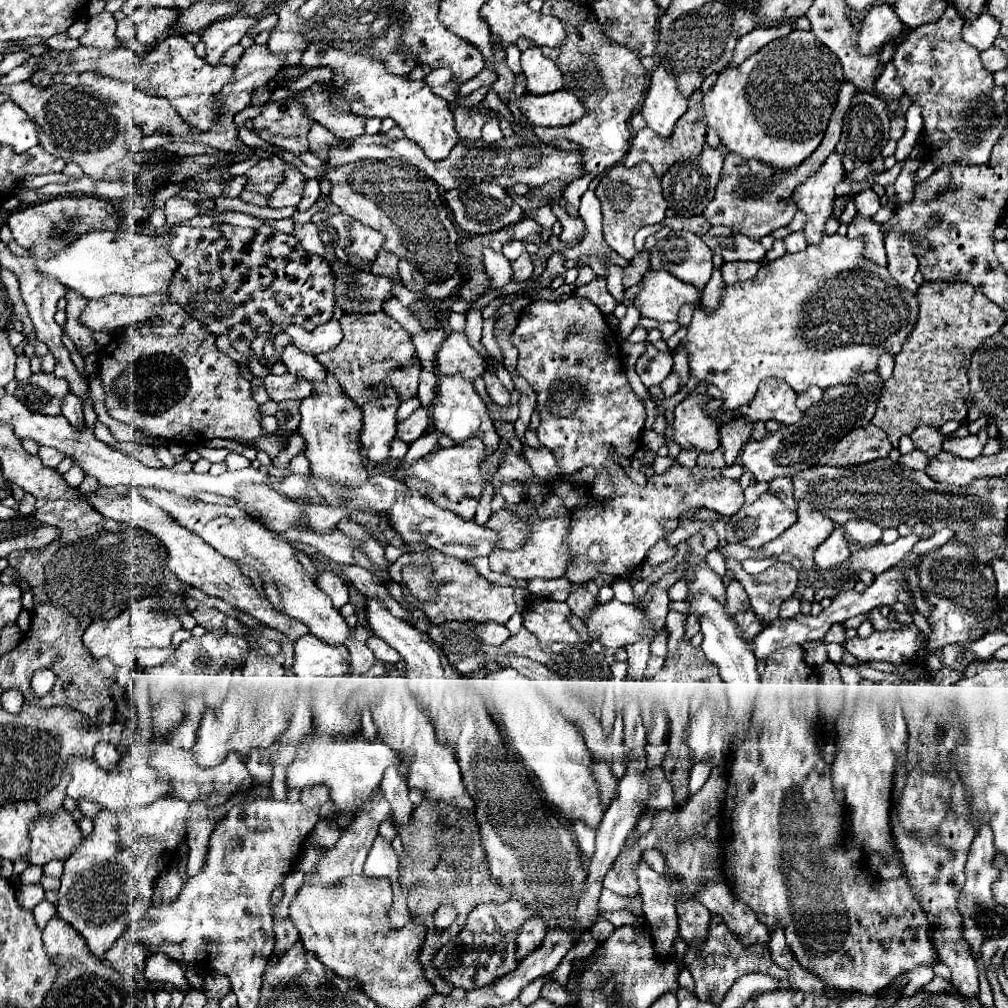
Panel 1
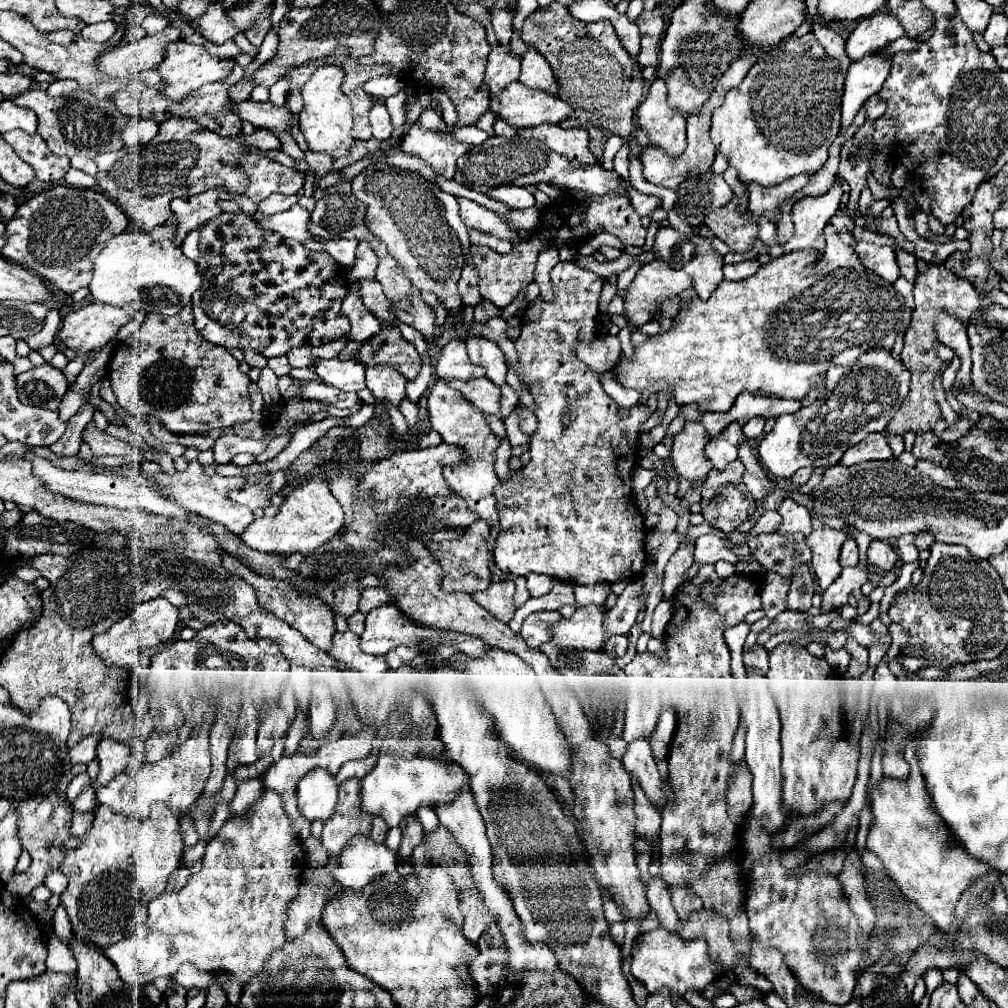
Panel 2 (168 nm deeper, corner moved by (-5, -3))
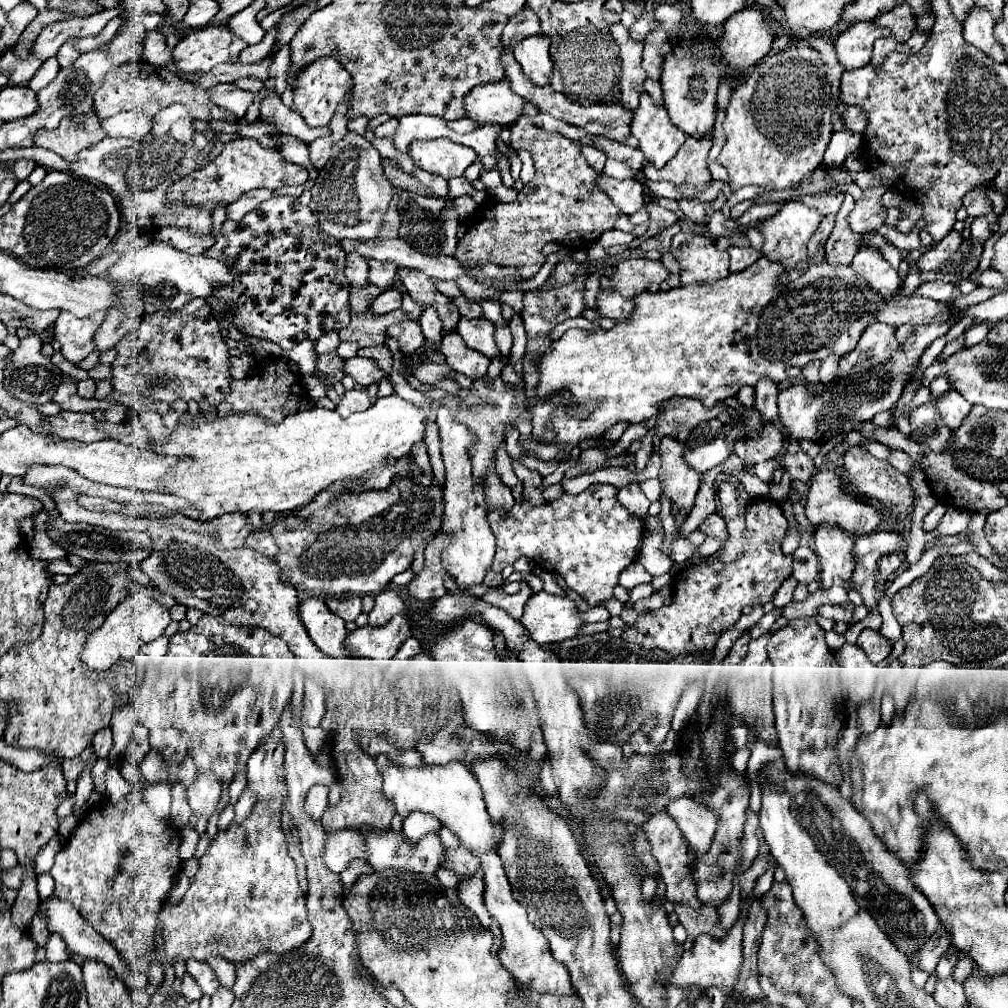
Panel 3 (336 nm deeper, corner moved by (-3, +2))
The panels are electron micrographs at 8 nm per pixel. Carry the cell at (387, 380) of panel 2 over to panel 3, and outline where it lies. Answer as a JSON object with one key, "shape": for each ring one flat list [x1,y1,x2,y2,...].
{"shape":[[376,345,376,347,360,349,358,355,360,355,360,357,366,357,366,359,372,359,372,361,382,369,382,371,386,371,386,375,388,375,388,371,392,369,392,363,394,363,392,353,388,351,386,345]]}

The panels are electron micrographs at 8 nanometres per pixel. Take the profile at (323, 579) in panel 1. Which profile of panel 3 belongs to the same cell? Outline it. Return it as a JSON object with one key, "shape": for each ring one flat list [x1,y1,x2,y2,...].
{"shape":[[348,595,348,597,328,597,326,599,328,609,342,617,344,621,354,621,362,613,362,601,358,595]]}

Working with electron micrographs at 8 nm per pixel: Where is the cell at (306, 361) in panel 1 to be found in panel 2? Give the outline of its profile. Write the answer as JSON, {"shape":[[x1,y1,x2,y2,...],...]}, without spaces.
{"shape":[[338,358,320,360,316,366,316,374,324,380,324,384,330,384,344,392,360,392,362,388,366,388,364,370,366,366,362,366,356,360,338,360]]}

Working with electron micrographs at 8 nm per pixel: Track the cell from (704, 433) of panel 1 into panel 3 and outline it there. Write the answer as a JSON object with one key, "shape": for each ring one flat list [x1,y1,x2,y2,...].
{"shape":[[672,437,662,439,660,457,662,457,662,469,658,477,664,483,662,487,664,495,668,495,668,499,676,503,680,509,690,511,694,505,694,497,700,489,700,473,686,463,684,443]]}

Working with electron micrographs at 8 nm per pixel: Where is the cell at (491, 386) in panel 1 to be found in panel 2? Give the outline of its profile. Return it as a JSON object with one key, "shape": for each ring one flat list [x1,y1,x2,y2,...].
{"shape":[[472,336,472,338,466,340,466,348,468,348,470,360,478,366,484,366,486,376,494,384,498,384,498,386,506,384,508,366,506,366,506,358,504,358,504,354,502,354,502,350,498,348,496,342,486,340,482,336]]}

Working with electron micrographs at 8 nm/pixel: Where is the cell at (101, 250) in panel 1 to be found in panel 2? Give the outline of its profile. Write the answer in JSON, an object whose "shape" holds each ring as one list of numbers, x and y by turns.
{"shape":[[122,232,114,236,94,260,90,292,96,302,110,306,138,304,146,312,176,316,190,304,192,294,202,286,198,266,174,246,172,240,152,240,148,234]]}

